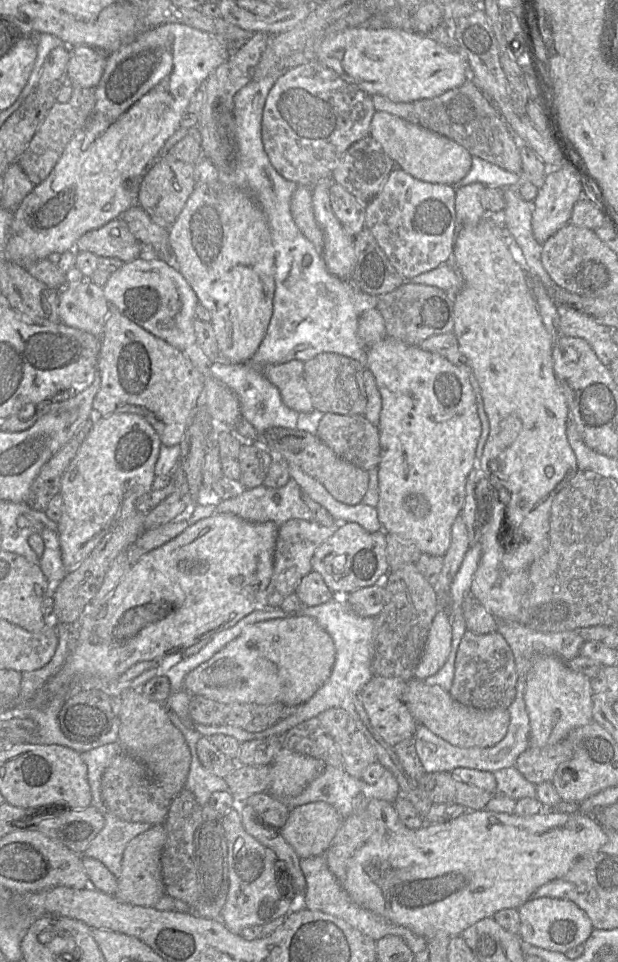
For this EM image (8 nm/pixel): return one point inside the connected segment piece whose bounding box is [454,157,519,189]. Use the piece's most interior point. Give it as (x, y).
(481, 171)

